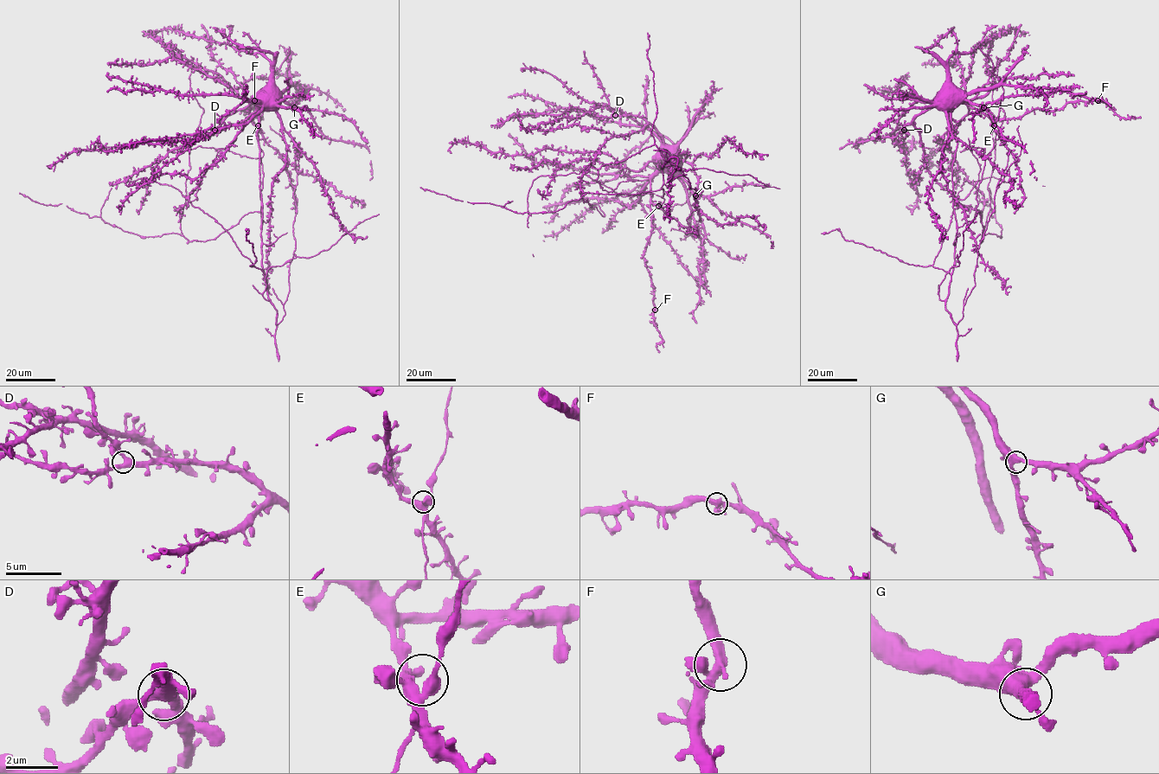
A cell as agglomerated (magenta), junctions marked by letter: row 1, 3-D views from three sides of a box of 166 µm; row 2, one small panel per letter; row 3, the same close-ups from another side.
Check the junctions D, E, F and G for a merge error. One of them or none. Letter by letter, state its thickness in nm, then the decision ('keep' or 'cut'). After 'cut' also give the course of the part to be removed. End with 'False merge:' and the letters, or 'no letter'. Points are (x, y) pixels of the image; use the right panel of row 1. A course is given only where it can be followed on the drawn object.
D: 400 nm thick; keep
E: 320 nm thick; keep
F: 360 nm thick; keep
G: 400 nm thick; keep
False merge: no letter

